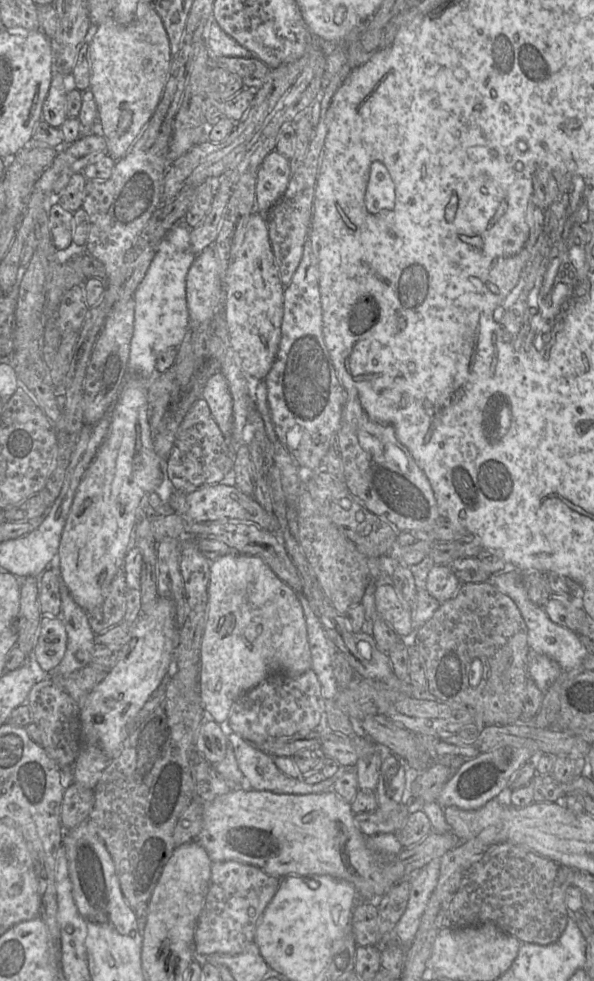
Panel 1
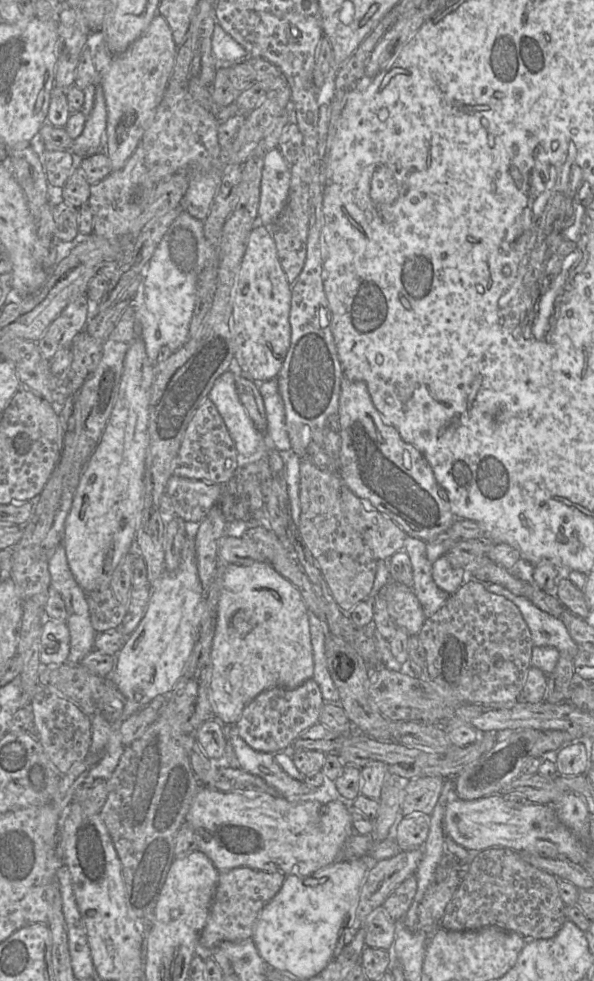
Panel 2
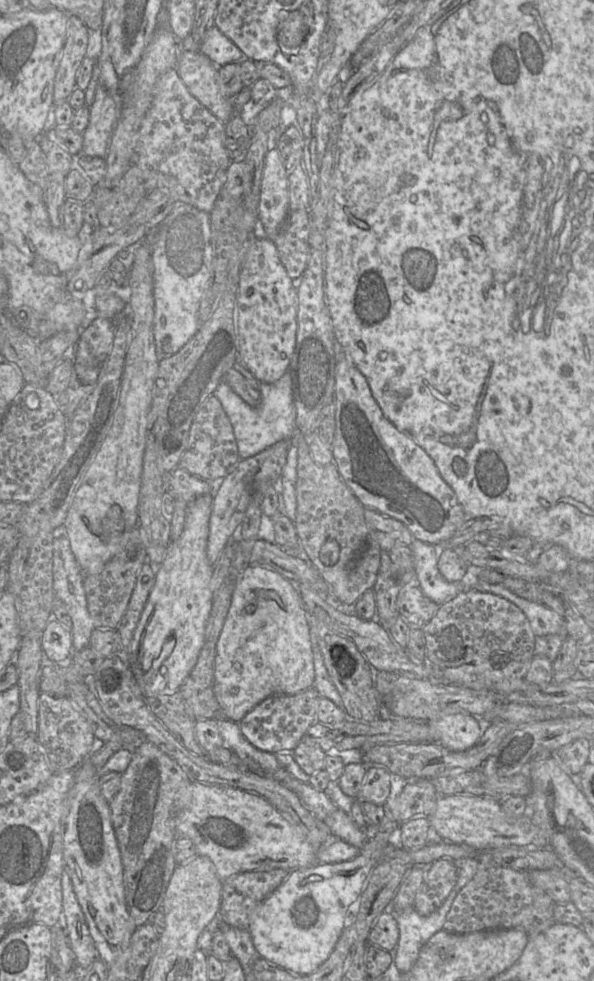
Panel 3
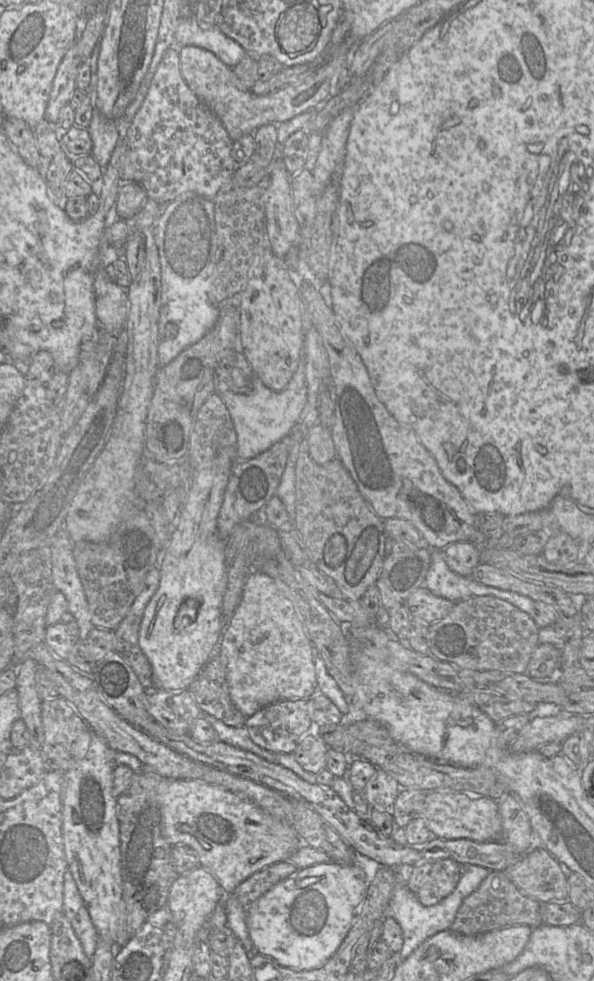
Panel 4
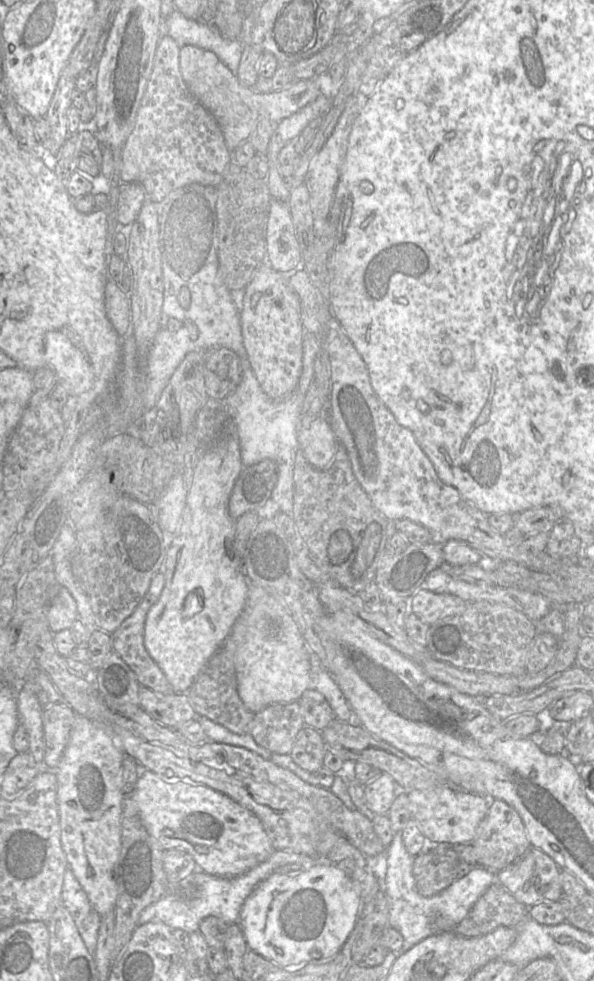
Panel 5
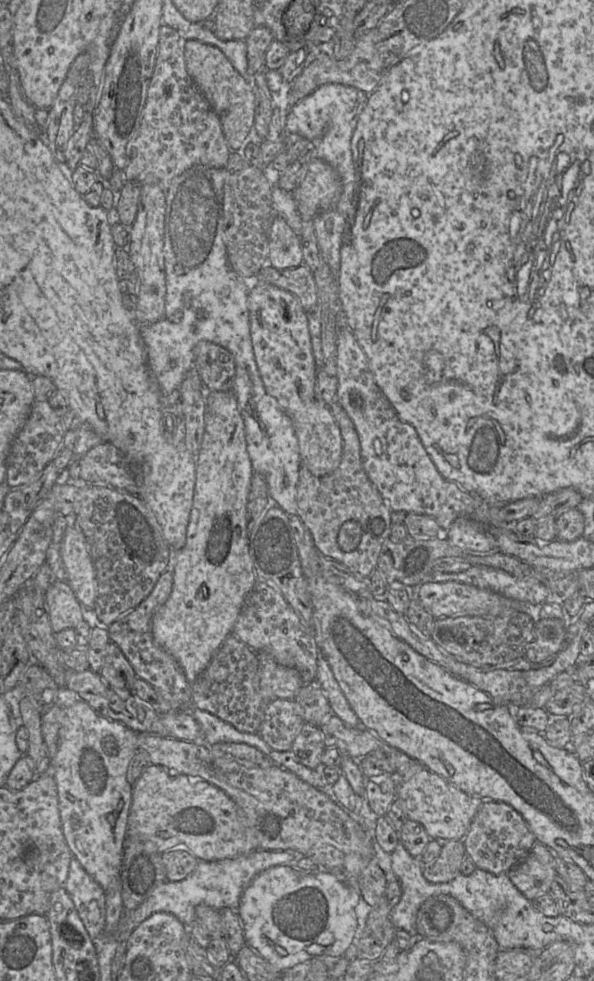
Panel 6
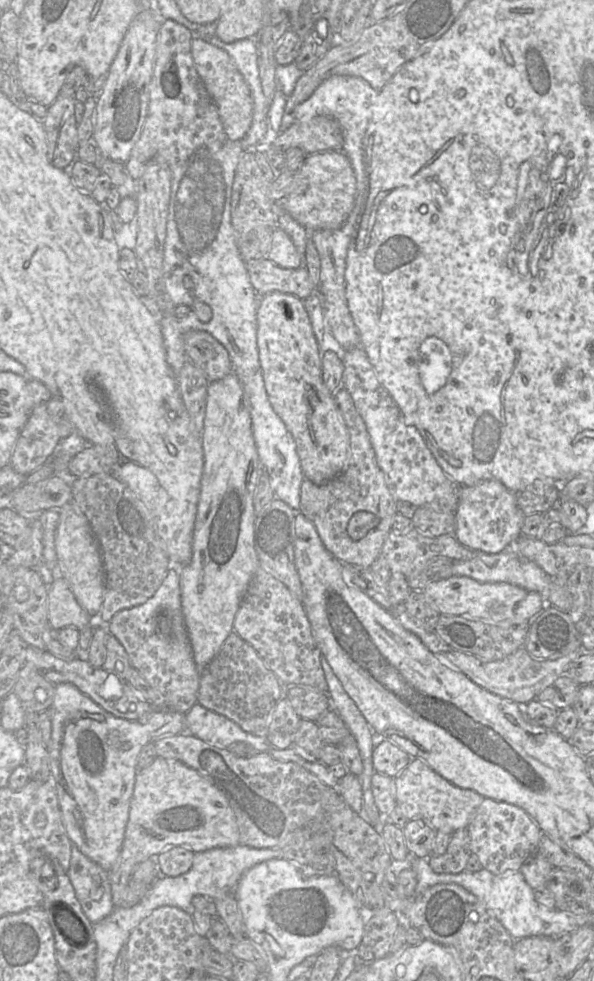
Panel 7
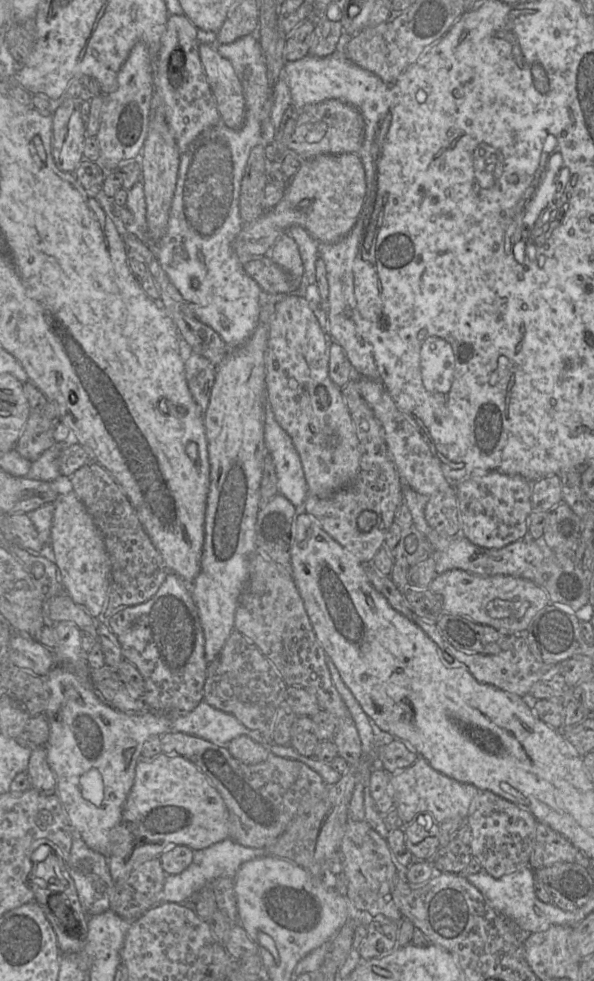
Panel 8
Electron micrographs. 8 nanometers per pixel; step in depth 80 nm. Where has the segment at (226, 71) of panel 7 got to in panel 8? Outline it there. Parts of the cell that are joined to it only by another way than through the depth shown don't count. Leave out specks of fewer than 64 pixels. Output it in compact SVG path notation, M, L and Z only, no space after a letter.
M200 43L199 56L214 96L222 123L233 130L240 129L245 121L245 97L243 87L234 71L231 62L222 57L216 50L215 45L211 44Z

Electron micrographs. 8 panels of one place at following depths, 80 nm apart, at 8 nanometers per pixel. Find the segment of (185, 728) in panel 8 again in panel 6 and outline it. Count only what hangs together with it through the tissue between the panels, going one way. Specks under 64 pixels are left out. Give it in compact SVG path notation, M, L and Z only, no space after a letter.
M193 705L188 711L199 723L202 730L202 741L208 746L217 743L243 743L258 749L266 756L272 750L258 733L240 732L230 723Z

